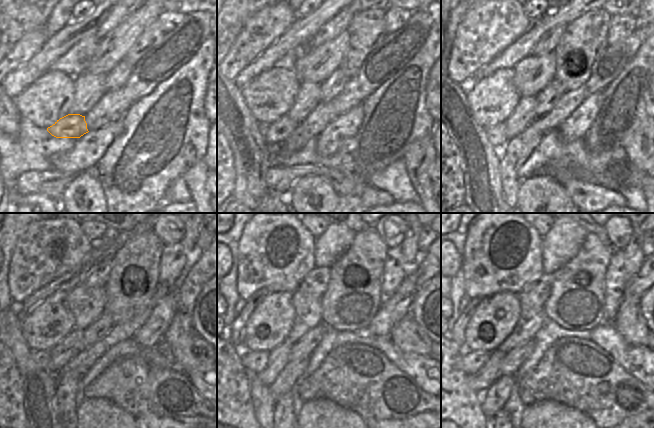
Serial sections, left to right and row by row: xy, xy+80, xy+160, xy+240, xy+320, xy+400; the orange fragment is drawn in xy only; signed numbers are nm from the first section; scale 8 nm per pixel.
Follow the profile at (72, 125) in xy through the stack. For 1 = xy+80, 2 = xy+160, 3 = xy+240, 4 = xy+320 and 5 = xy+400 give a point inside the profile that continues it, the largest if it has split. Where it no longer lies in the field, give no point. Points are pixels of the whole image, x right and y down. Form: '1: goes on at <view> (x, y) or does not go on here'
1: goes on at xy+80 (274, 134)
2: goes on at xy+160 (497, 135)
3: goes on at xy+240 (41, 357)
4: goes on at xy+320 (254, 361)
5: goes on at xy+400 (472, 361)

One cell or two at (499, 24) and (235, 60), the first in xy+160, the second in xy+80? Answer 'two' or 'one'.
one

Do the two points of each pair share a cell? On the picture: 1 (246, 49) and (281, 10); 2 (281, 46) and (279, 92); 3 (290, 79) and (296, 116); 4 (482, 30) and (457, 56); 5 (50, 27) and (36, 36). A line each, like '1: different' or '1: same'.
1: same
2: different
3: different
4: same
5: different

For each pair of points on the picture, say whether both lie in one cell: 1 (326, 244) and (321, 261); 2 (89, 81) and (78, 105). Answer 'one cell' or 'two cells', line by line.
1: one cell
2: one cell

